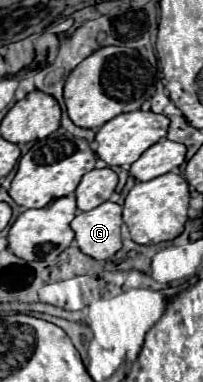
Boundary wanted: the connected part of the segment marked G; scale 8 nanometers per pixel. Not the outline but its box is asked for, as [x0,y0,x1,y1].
[70,200,122,260]

